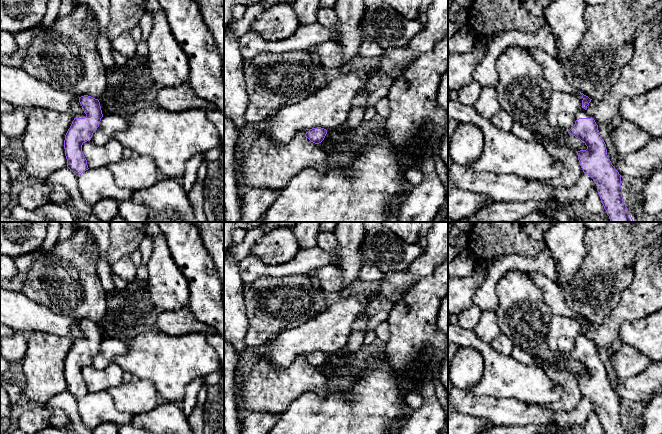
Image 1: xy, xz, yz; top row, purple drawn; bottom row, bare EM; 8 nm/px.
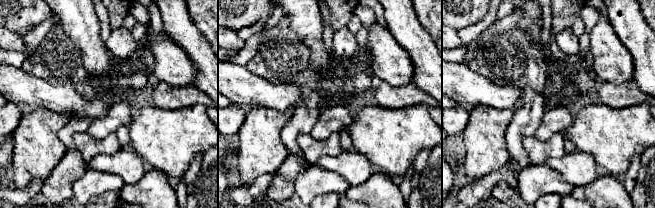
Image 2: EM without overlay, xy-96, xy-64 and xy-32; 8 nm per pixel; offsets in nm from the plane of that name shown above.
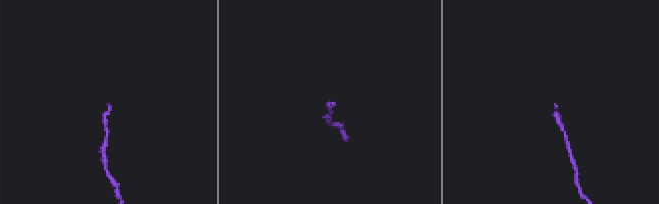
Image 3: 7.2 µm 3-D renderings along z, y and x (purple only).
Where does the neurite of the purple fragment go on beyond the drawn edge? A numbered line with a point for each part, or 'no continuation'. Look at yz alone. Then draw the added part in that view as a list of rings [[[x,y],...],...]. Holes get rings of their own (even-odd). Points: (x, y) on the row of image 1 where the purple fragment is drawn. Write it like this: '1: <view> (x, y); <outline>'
1: yz (582, 113); [[[581,107],[576,114],[576,120],[579,118],[591,118],[591,116],[587,113],[584,108]]]

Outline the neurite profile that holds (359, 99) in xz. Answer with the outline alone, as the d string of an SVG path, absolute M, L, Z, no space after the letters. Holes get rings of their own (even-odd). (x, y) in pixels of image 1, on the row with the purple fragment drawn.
M365 88L361 90L360 92L356 93L353 100L352 100L352 106L354 107L364 107L366 102L366 93Z

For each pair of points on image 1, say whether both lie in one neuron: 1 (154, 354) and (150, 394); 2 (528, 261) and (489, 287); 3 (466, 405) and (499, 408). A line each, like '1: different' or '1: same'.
1: different
2: same
3: same

